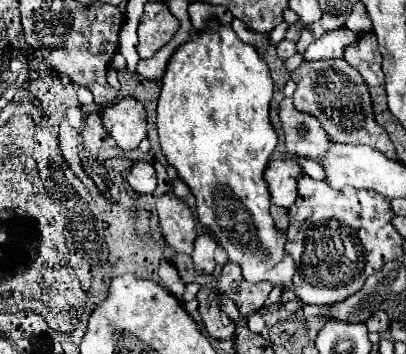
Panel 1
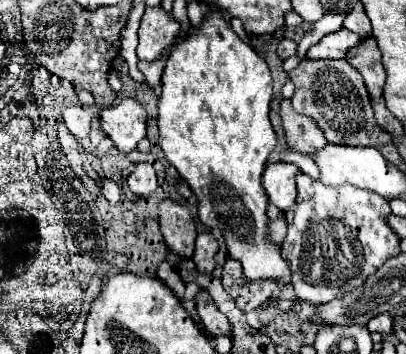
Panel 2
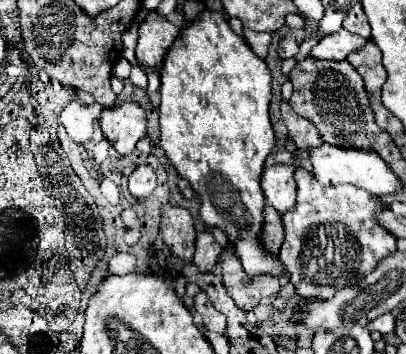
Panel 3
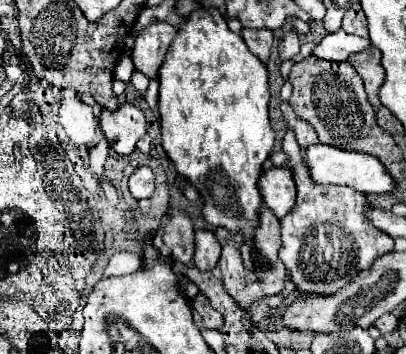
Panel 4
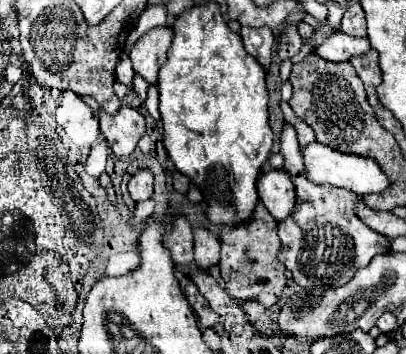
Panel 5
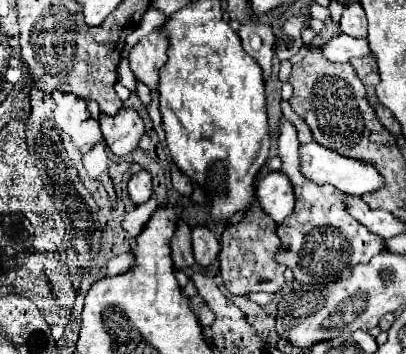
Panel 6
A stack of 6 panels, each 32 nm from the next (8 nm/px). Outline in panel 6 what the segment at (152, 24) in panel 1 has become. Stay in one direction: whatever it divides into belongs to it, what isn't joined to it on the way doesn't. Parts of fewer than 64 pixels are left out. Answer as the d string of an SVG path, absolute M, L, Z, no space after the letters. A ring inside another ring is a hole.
M158 30L142 38L132 50L130 50L130 70L134 72L136 80L146 84L150 92L158 90L158 72L166 64L166 48L168 38L160 34Z

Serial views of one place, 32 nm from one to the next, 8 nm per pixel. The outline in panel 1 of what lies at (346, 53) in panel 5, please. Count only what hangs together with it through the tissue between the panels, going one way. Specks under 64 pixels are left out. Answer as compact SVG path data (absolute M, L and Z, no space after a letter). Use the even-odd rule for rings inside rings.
M348 28L326 32L318 42L310 44L304 58L306 60L322 60L322 58L342 58L344 50L350 44L356 44L358 36L354 32L348 32Z

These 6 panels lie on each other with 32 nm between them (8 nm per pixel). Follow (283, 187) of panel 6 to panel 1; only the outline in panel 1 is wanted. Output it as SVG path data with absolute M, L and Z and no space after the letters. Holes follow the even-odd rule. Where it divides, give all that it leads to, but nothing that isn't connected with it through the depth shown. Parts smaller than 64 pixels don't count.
M274 160L264 172L268 184L270 202L280 208L290 208L296 202L296 176L302 174L302 168L294 160Z

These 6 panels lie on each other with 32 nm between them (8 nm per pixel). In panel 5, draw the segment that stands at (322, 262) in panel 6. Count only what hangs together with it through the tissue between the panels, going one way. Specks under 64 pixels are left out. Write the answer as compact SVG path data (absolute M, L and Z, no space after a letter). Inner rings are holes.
M286 122L280 136L280 154L284 156L284 170L290 174L296 188L296 206L294 212L278 226L278 236L282 240L278 260L294 274L294 282L302 288L324 288L328 284L340 286L352 278L356 268L370 264L376 254L388 252L388 238L372 232L354 216L352 204L362 200L360 196L352 196L352 192L332 188L330 184L318 186L306 180L296 130Z

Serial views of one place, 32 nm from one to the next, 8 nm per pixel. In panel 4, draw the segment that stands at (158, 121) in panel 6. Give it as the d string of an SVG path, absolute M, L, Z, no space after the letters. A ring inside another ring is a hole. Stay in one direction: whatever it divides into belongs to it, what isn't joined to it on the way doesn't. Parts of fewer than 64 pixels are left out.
M158 78L150 79L149 86L145 94L145 100L156 117L159 117L157 109L157 100L158 100L158 91L159 91L159 82Z

